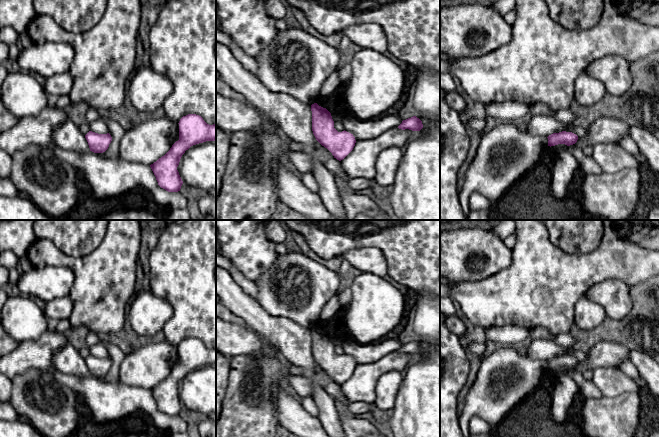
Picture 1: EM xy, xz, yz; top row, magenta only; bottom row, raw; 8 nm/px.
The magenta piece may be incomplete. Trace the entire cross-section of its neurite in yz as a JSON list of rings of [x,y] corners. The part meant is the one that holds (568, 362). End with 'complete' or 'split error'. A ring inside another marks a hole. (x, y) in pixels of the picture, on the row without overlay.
[[[562,355],[553,357],[548,361],[548,370],[555,370],[558,368],[565,368],[567,370],[573,369],[577,366],[578,360],[572,356]]] | complete

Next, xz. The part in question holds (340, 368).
[[[314,327],[311,329],[311,335],[312,335],[312,355],[316,362],[316,364],[325,372],[327,372],[334,382],[341,385],[343,384],[354,372],[356,364],[353,358],[342,355],[338,356],[334,352],[334,345],[332,343],[331,337],[321,330],[319,330],[317,327]]] | complete

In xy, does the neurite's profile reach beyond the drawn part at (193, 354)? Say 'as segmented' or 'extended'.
as segmented

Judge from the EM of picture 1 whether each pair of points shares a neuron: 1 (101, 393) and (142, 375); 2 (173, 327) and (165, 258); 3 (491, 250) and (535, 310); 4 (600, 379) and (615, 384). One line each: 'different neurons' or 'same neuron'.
1: different neurons
2: same neuron
3: different neurons
4: same neuron

